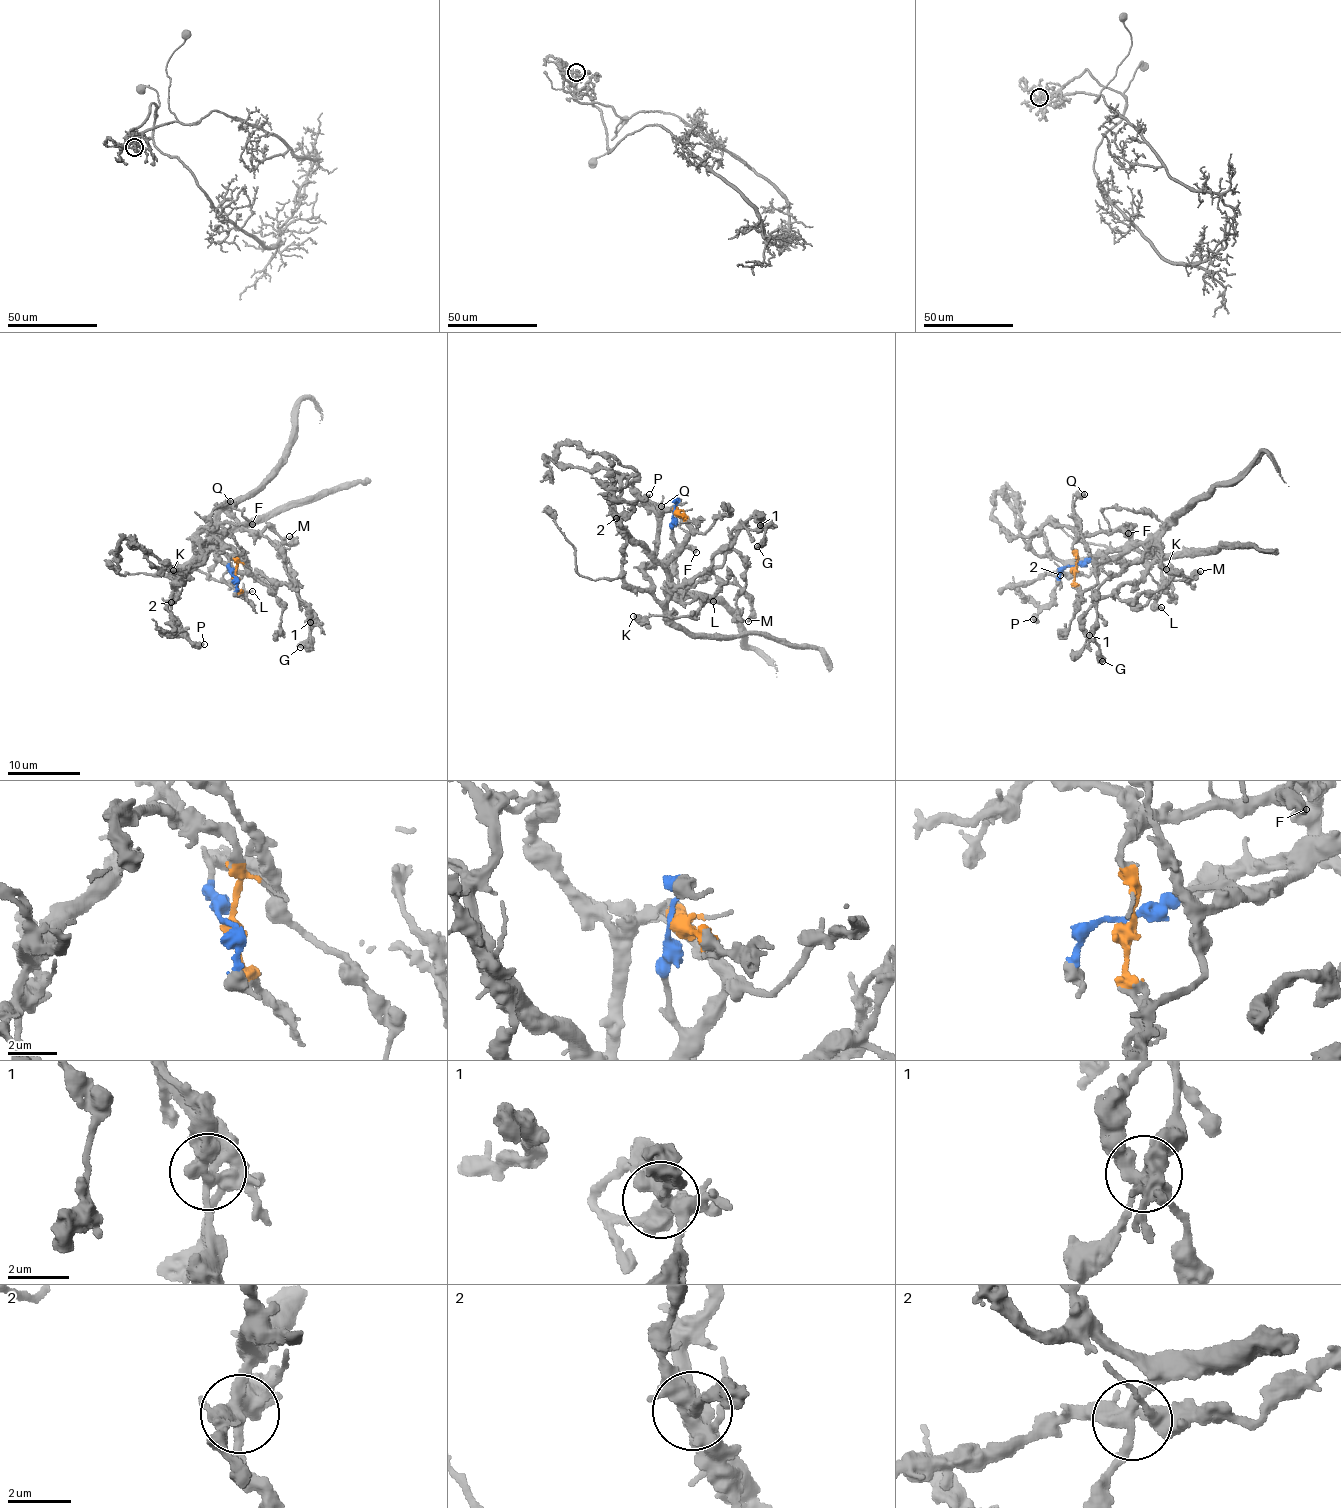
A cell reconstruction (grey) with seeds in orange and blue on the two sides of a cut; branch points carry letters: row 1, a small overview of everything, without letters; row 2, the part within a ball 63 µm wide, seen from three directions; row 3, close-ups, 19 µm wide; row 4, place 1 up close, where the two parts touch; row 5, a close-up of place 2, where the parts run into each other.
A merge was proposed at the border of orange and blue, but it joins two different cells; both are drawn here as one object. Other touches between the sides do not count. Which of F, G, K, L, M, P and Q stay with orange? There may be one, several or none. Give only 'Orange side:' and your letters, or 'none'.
Orange side: F, G, L

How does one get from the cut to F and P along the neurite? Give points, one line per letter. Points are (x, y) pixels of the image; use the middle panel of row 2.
F: (675, 511), (679, 514), (674, 506), (662, 517), (655, 560), (660, 563), (680, 547), (690, 547), (696, 552)
P: (673, 511), (676, 553), (659, 562), (615, 518), (649, 495)

